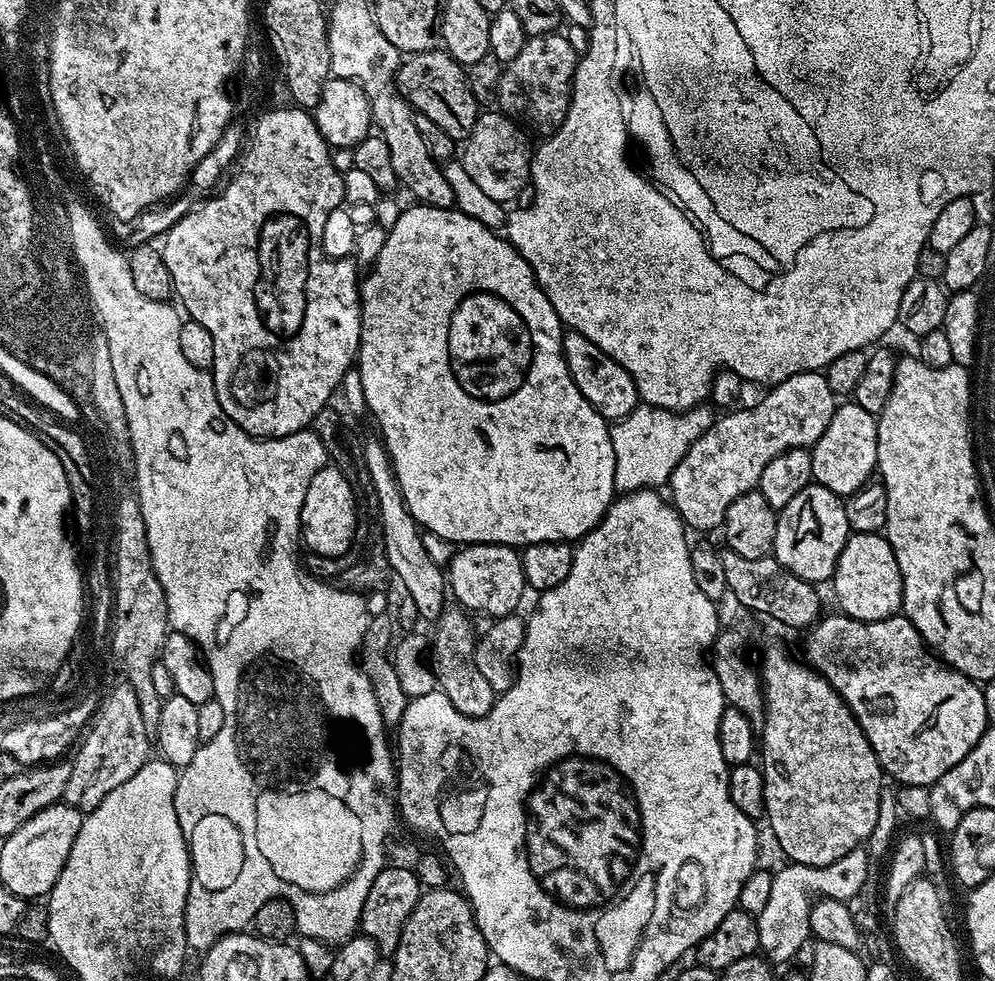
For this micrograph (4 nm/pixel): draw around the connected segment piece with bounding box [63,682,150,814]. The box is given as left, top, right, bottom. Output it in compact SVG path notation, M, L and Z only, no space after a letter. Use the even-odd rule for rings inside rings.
M120 682L100 700L90 727L75 749L76 757L71 757L70 782L66 782L63 803L85 814L97 808L110 790L118 790L126 778L134 778L142 770L150 758L148 744L150 748L150 734L142 722L142 710L138 710L138 694L134 694L127 682Z

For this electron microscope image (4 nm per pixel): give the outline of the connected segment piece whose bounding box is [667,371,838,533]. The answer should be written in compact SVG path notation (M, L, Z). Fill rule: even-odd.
M823 371L799 372L781 384L771 385L765 392L768 393L757 404L725 411L721 420L720 417L713 419L706 434L698 437L690 450L686 450L686 458L674 466L674 474L667 483L667 487L672 488L670 503L693 533L712 532L715 528L717 531L724 523L726 512L730 510L730 502L759 485L766 465L774 462L778 454L789 452L792 448L811 449L818 438L822 438L826 426L830 426L830 418L834 418L838 407L838 398L830 390L830 382L826 382Z

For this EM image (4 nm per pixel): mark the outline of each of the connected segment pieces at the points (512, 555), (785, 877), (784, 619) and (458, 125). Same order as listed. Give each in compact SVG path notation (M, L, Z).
M466 544L455 549L452 561L446 564L446 584L459 607L469 613L485 612L488 618L499 618L501 616L511 616L517 611L520 599L526 593L524 582L524 571L520 561L520 552L515 547L507 544Z
M788 862L785 865L785 868L775 869L772 872L770 899L766 901L762 914L756 917L760 952L772 962L794 959L799 954L800 947L810 940L812 936L810 910L814 899L813 893L819 894L822 890L820 886L822 872L818 872L817 869L808 872L808 866L805 864Z
M731 550L721 551L722 566L726 570L726 586L744 608L752 612L765 612L772 620L785 624L788 628L807 630L821 619L820 596L817 585L794 575L775 556L762 558L742 558L742 554L734 554Z
M433 50L411 53L401 63L396 87L419 115L442 126L442 130L446 130L446 134L450 134L453 140L463 141L470 134L478 115L478 103L468 84L465 65L460 64L448 52Z

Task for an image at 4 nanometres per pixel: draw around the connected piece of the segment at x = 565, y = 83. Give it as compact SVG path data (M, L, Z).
M555 31L547 32L541 36L529 36L526 46L522 46L518 58L514 58L514 62L503 65L495 97L498 103L500 102L498 104L499 111L519 122L525 129L533 128L534 131L541 132L541 137L544 138L551 136L562 126L572 97L572 80L576 77L578 51L576 52L575 46L566 37L560 35L559 31Z

